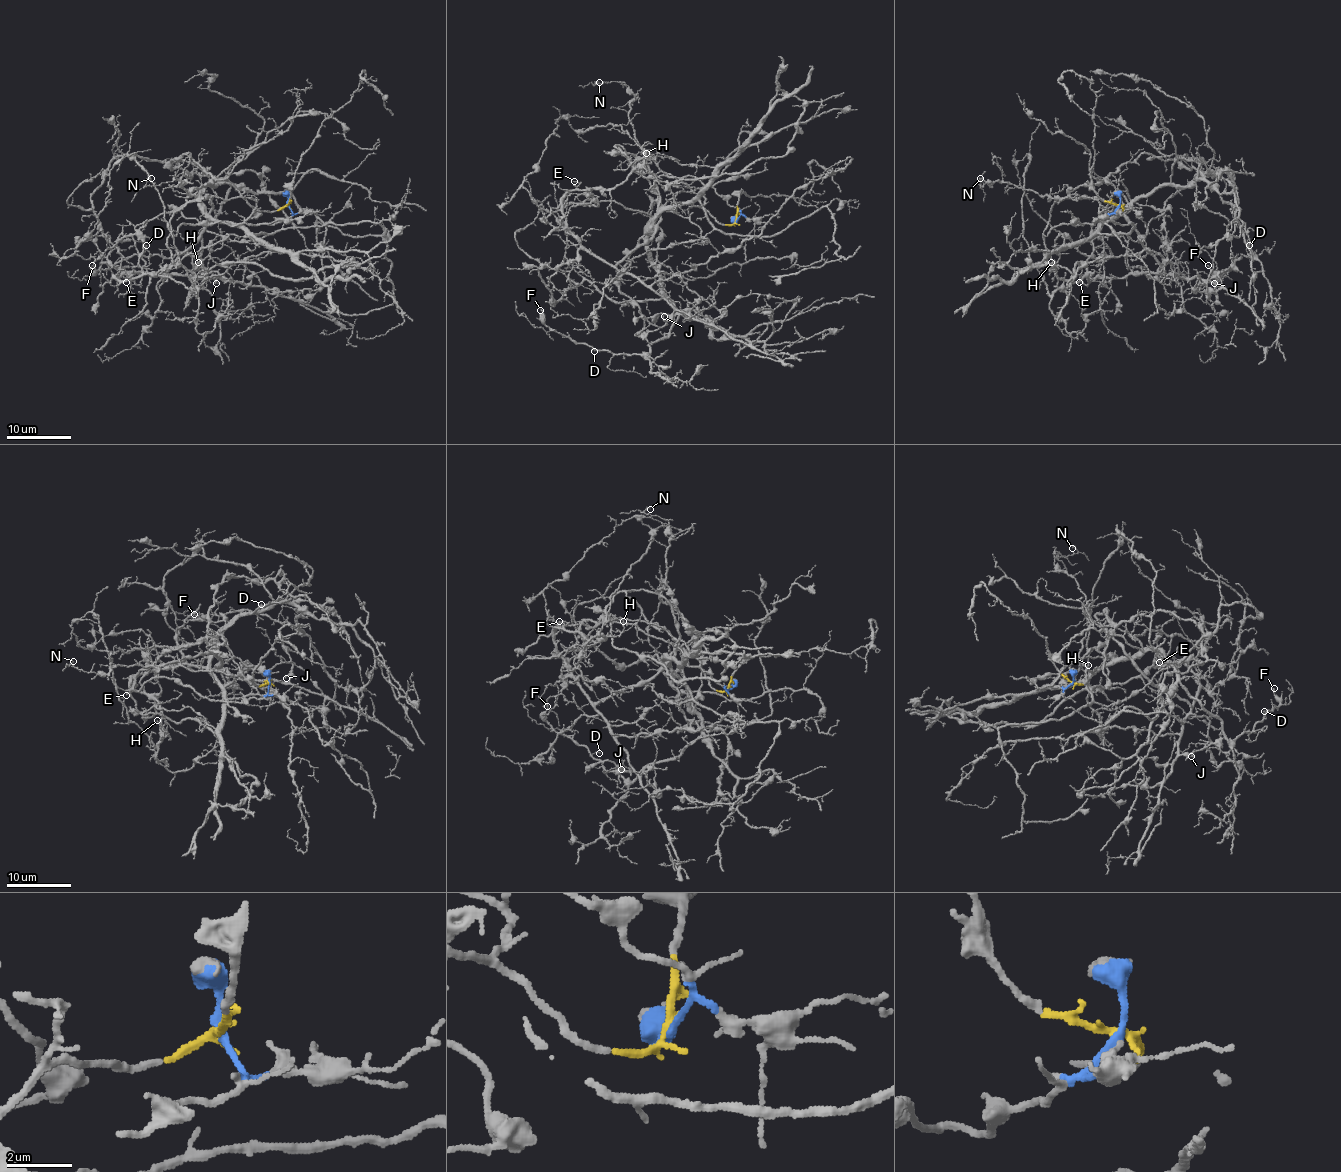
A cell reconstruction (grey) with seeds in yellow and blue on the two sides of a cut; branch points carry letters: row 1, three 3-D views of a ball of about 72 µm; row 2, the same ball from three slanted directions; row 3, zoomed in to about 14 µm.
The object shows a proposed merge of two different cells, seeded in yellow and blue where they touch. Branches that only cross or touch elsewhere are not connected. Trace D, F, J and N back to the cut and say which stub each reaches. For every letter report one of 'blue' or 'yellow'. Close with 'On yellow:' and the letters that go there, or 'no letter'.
D: yellow
F: yellow
J: blue
N: yellow
On yellow: D, F, N

